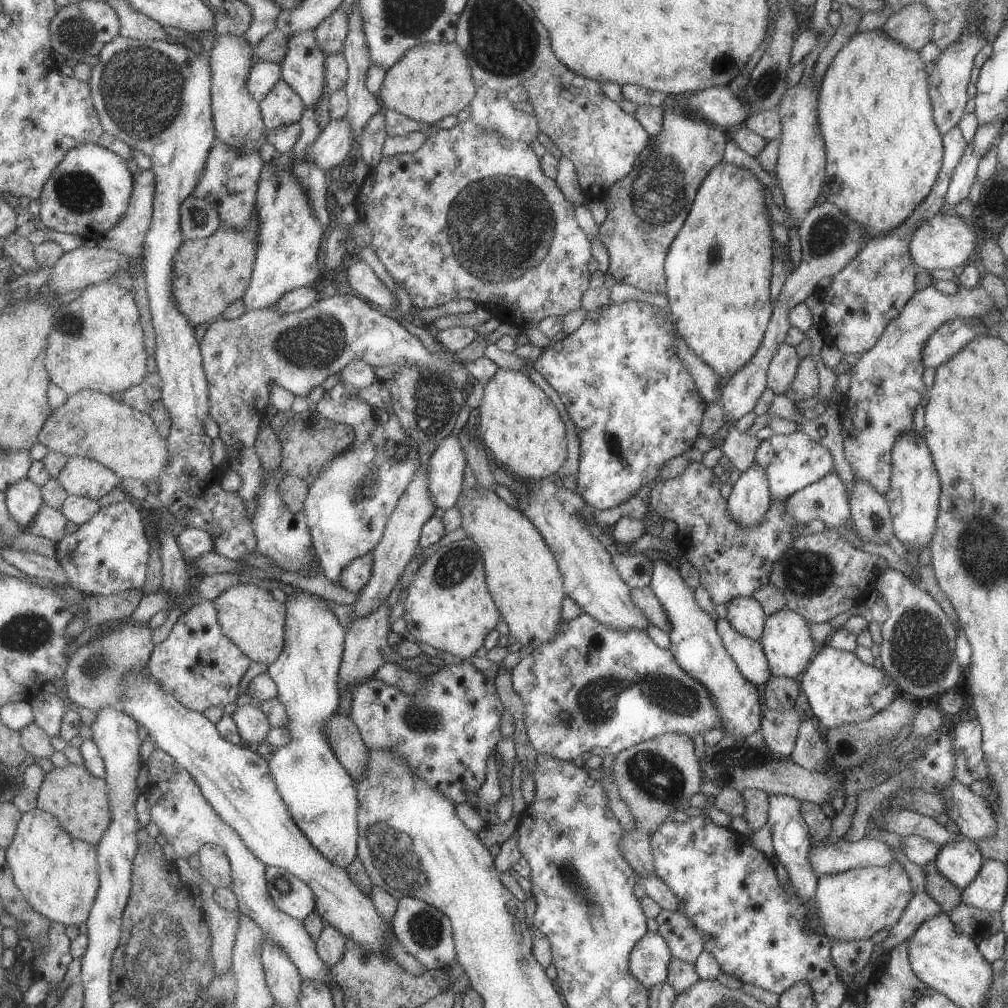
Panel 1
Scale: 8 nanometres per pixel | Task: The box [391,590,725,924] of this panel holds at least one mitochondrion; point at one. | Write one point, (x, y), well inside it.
(598, 701)

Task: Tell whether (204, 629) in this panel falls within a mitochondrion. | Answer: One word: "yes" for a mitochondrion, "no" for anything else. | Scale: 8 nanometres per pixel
no

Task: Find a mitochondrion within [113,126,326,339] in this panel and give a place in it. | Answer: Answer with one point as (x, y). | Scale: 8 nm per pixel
(199, 217)

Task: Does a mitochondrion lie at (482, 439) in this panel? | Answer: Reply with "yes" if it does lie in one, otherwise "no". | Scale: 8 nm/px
no

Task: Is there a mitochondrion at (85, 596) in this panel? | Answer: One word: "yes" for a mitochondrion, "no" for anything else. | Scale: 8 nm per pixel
no

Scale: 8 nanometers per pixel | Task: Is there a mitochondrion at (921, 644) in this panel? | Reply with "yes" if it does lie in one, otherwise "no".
yes

